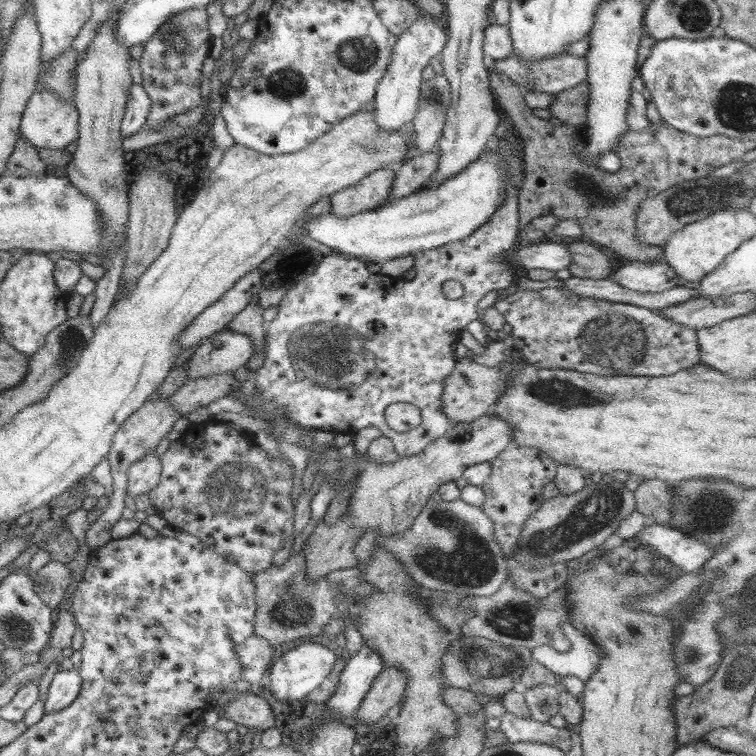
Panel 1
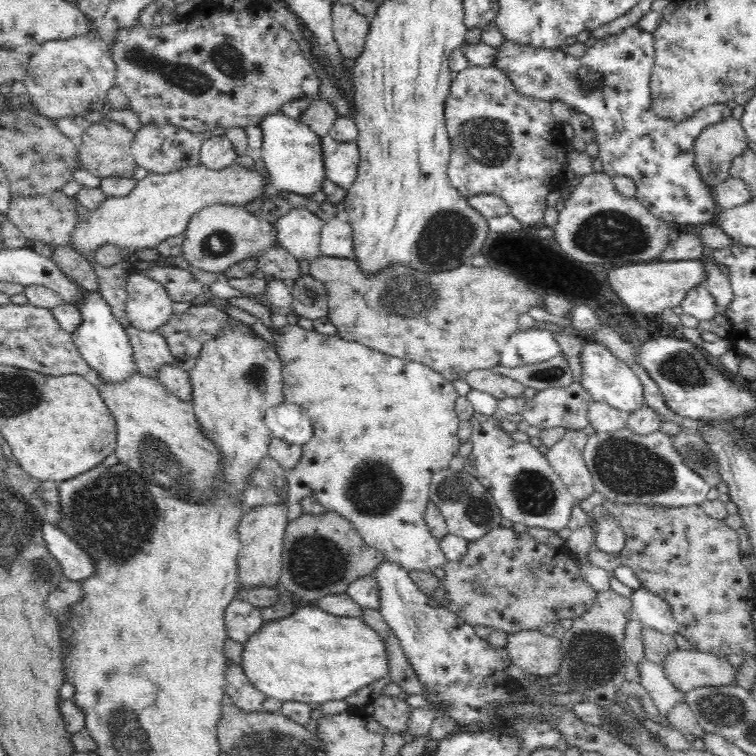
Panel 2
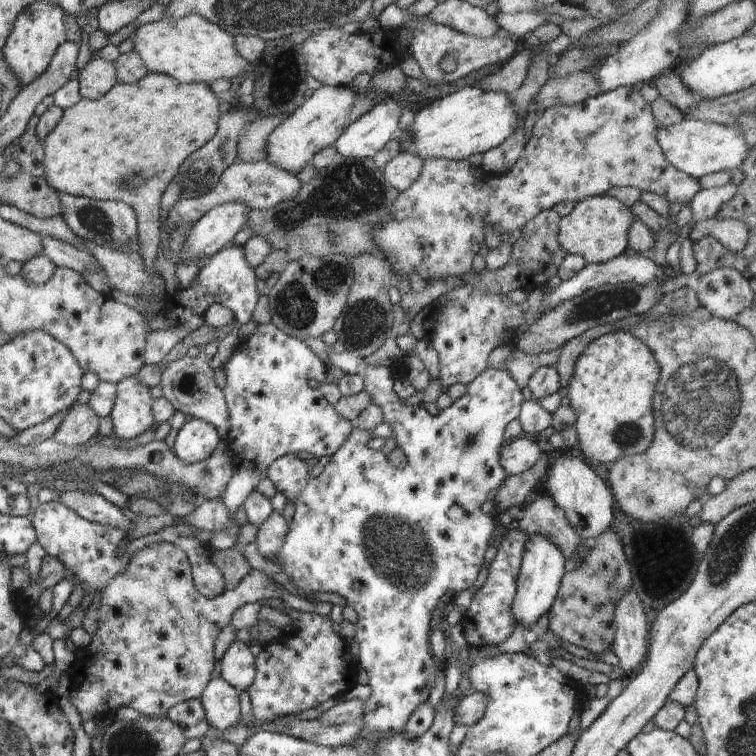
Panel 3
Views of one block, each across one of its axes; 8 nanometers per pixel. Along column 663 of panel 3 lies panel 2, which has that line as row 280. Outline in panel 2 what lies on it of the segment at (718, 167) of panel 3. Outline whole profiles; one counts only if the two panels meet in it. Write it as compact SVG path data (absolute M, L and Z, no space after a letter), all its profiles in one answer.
M134 270L128 280L128 302L126 302L126 312L130 318L130 324L152 332L160 328L168 318L172 316L172 304L174 300L162 286L162 282L154 280L146 272Z

